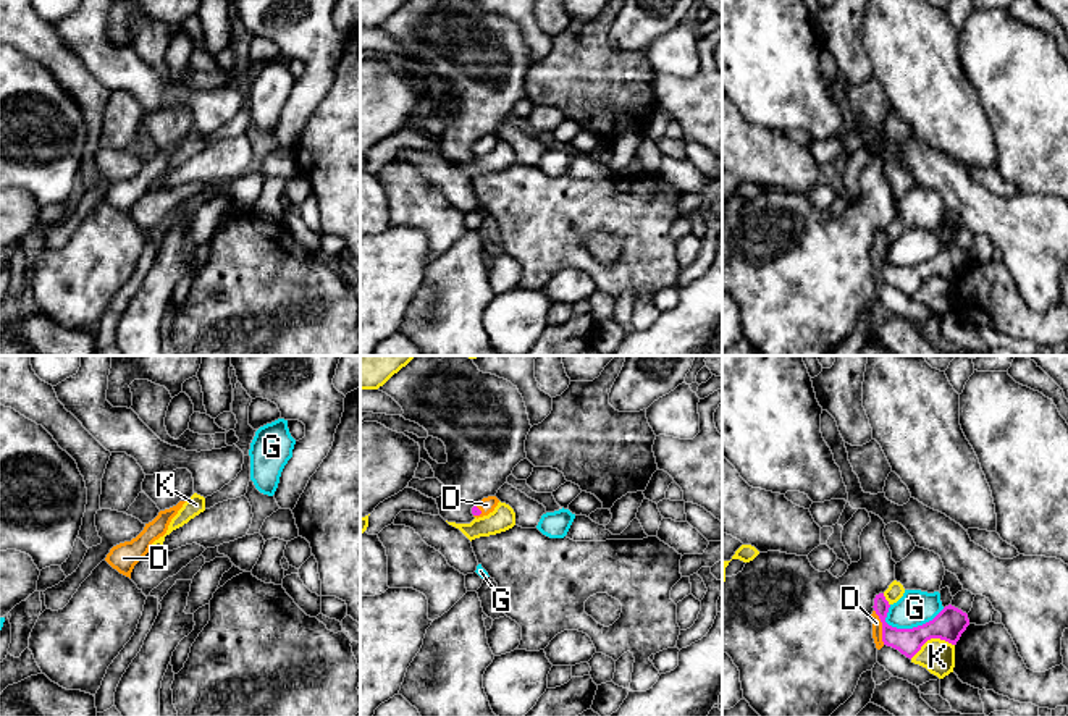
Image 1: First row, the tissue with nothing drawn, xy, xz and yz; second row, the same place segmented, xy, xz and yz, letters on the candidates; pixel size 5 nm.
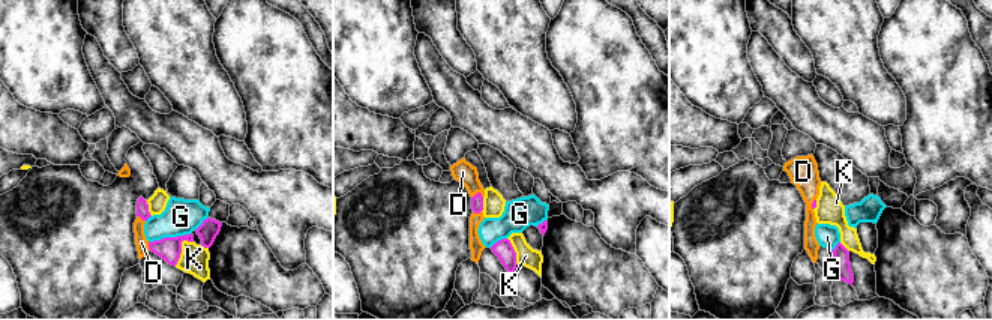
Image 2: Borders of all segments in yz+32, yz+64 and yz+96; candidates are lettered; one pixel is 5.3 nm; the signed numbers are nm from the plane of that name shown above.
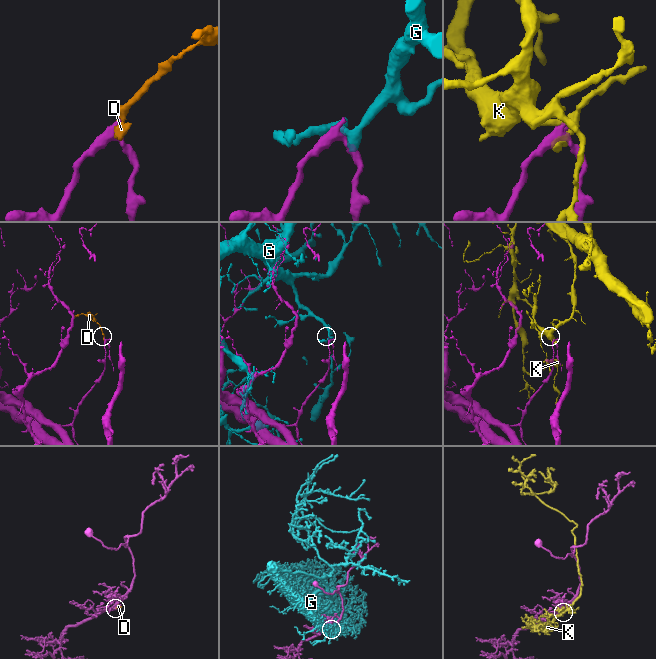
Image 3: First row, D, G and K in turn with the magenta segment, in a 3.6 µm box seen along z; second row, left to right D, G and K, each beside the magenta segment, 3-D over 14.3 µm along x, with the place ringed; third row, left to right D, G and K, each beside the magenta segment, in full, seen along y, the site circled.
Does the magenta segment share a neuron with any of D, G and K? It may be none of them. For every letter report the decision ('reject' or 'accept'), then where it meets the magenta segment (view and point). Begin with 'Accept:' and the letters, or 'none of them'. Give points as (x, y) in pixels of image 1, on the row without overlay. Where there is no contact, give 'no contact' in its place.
Accept: D
D: accept; contact yz (882, 265)
G: reject; contact yz (913, 265)
K: reject; contact yz (931, 275)

